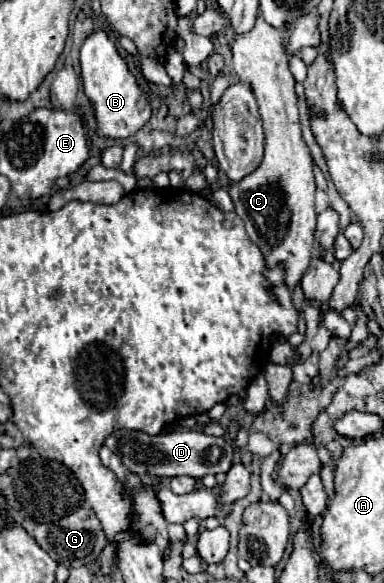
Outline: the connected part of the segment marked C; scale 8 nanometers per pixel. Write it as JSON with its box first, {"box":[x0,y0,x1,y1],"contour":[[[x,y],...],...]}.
{"box":[228,16,316,290],"contour":[[[258,16],[254,30],[244,36],[236,36],[232,46],[234,72],[244,84],[250,84],[258,100],[266,134],[266,152],[262,166],[248,174],[244,180],[230,184],[228,194],[232,196],[236,214],[244,220],[250,240],[262,250],[266,266],[284,266],[284,284],[294,290],[312,260],[316,228],[316,184],[312,174],[312,156],[300,134],[294,76],[288,68],[288,54],[282,42],[284,32],[286,30],[264,24],[264,20]]]}

